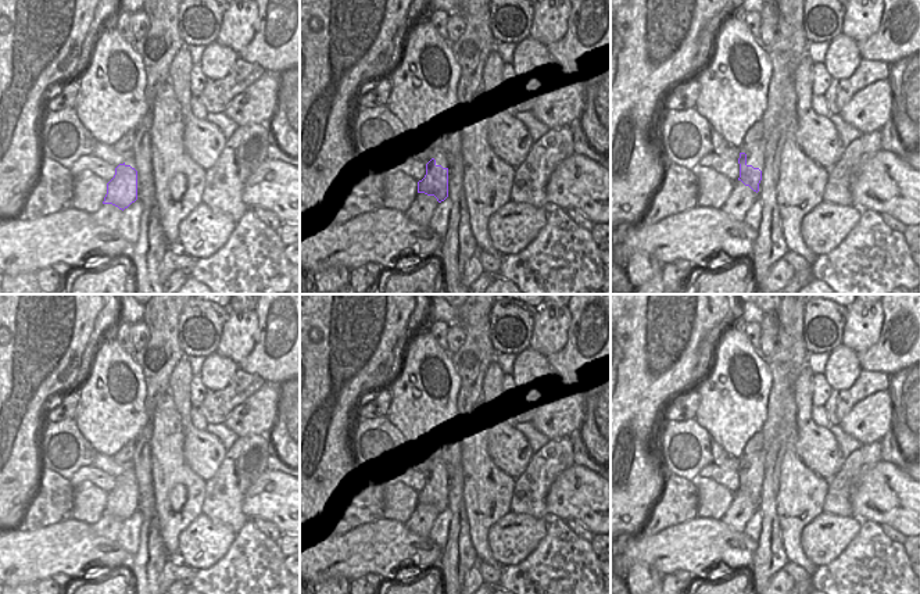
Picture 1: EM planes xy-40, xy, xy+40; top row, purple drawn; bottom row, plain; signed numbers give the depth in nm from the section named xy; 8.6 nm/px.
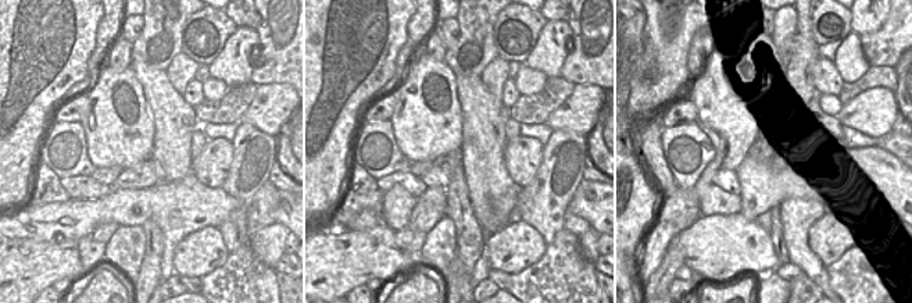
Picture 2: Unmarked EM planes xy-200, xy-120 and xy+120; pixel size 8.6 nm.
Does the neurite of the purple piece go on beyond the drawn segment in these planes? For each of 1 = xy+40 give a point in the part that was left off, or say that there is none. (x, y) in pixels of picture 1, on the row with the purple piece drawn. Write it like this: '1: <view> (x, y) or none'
1: none

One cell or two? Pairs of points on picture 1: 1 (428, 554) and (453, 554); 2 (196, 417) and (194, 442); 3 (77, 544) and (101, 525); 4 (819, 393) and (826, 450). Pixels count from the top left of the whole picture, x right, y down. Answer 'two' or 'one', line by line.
1: two
2: two
3: two
4: two

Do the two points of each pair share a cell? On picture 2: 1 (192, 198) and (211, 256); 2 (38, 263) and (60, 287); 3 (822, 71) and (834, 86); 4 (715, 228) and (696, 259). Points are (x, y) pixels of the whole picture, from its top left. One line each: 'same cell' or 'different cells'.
1: different cells
2: different cells
3: same cell
4: same cell

